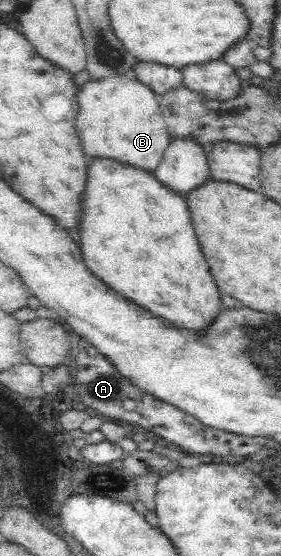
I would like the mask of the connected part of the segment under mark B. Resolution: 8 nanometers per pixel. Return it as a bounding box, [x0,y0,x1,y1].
[76,74,170,171]

